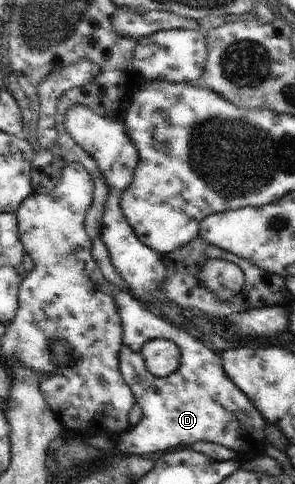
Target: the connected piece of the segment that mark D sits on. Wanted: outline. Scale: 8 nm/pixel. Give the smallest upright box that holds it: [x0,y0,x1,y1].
[110,286,269,462]

